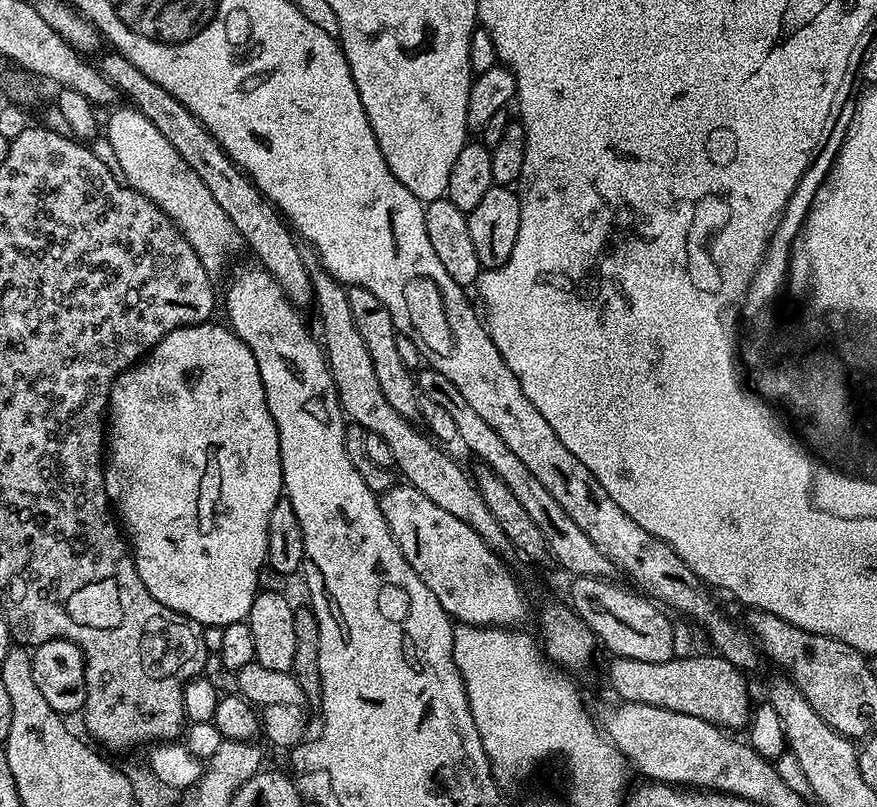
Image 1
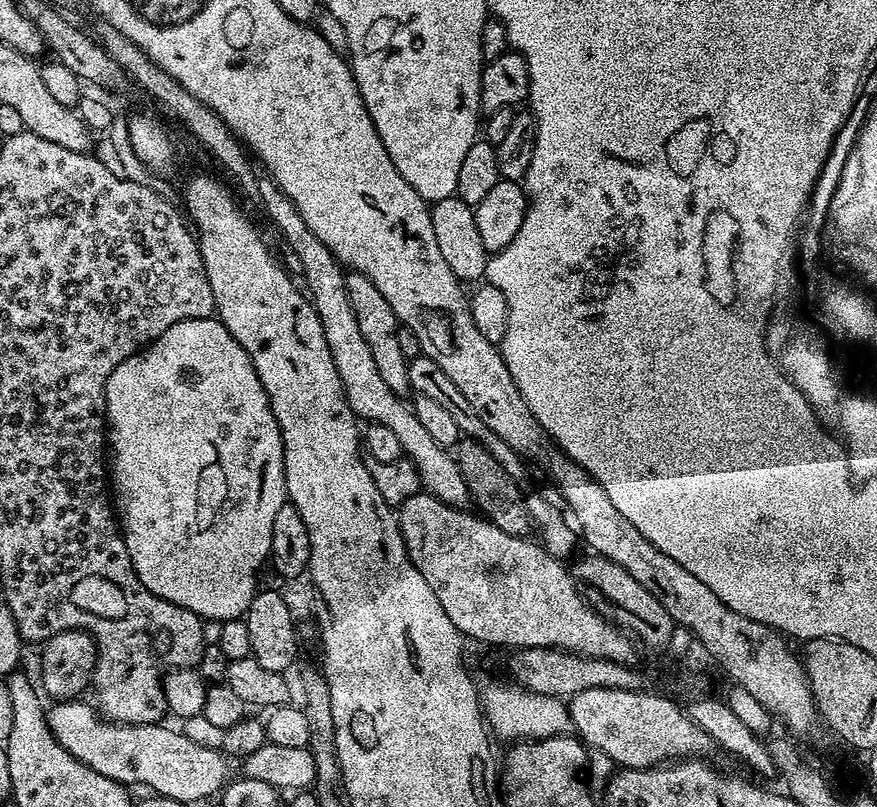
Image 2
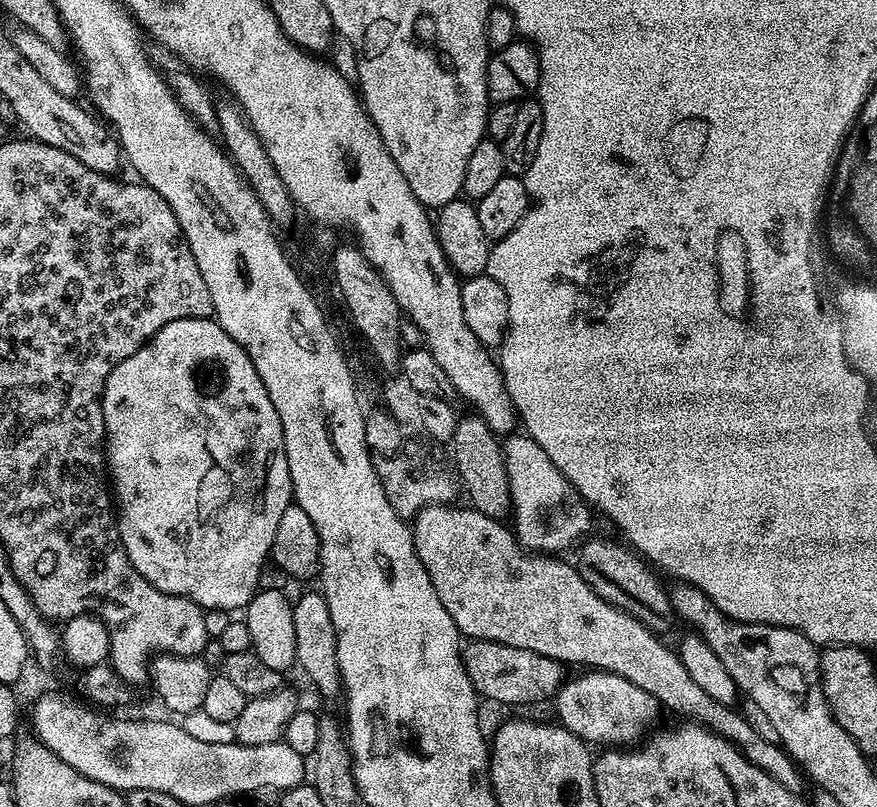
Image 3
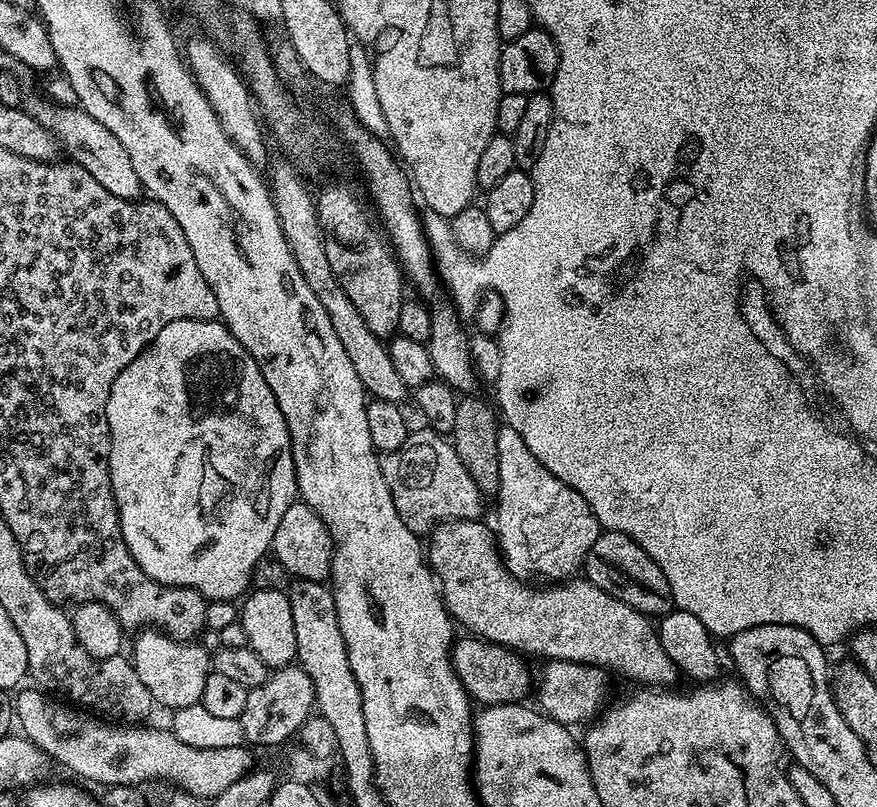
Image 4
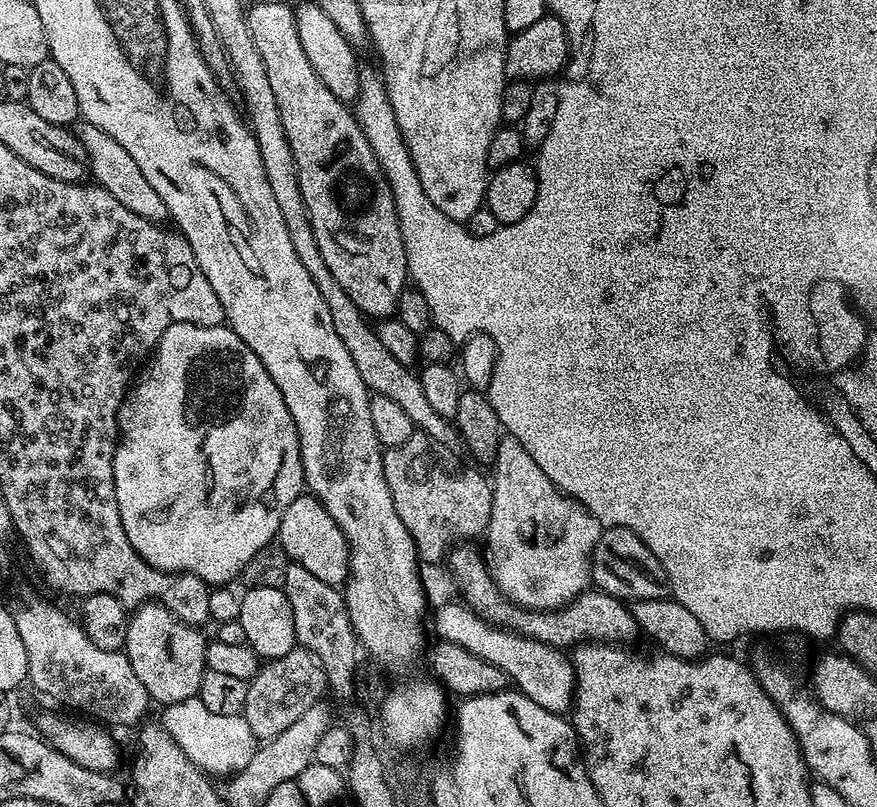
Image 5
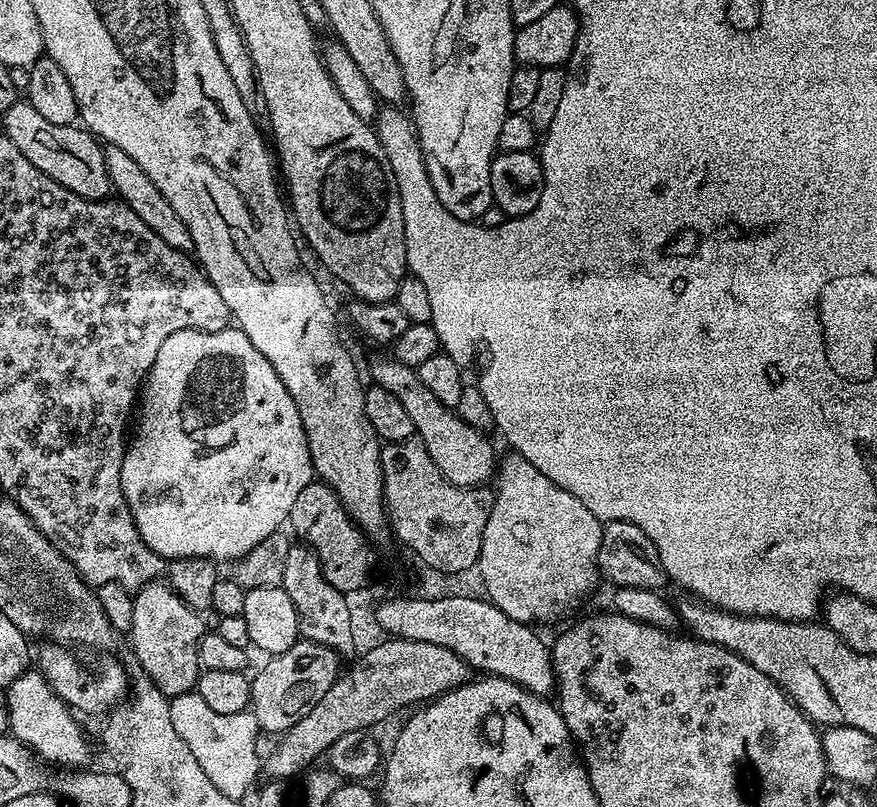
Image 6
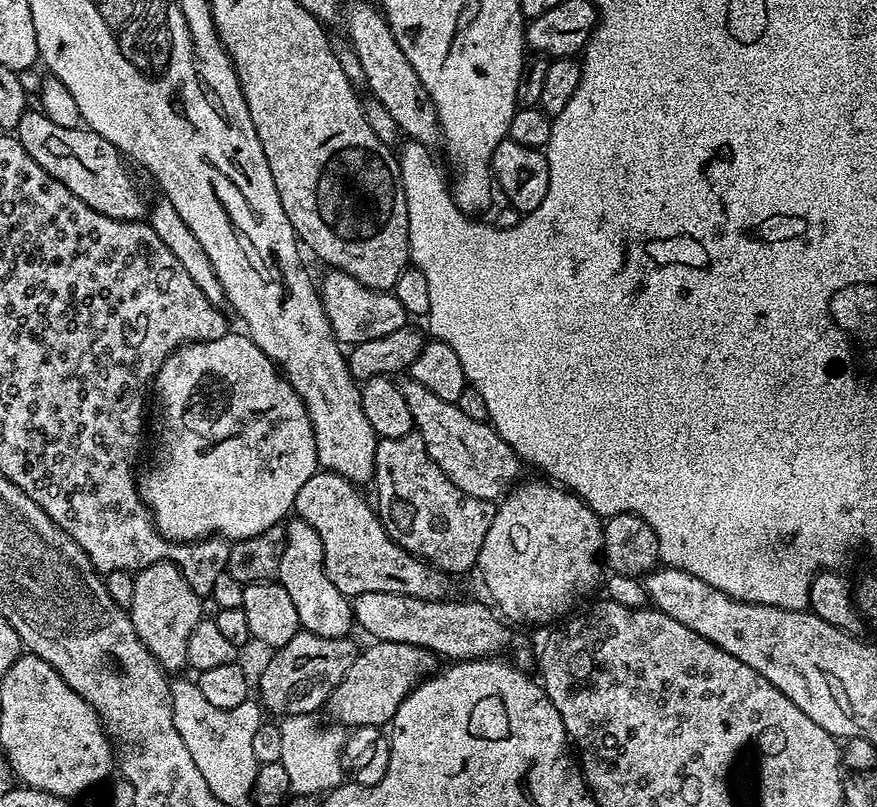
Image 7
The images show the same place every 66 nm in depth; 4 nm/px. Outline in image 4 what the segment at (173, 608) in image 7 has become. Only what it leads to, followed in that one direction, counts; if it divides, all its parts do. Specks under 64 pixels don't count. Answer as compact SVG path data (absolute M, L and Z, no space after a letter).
M144 630L132 644L130 659L142 686L150 690L153 701L167 710L199 704L210 671L210 652L200 642L175 640L163 630Z

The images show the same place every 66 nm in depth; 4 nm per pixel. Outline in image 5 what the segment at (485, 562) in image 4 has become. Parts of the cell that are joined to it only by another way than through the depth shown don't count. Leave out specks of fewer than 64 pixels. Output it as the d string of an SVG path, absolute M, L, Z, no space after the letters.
M456 546L446 557L446 567L456 580L456 587L463 603L473 608L484 620L510 628L523 636L534 638L561 650L572 650L582 644L599 642L602 644L623 645L632 642L638 627L631 616L629 605L615 596L608 596L599 590L587 590L577 596L572 603L555 611L532 611L513 604L500 592L494 578L488 572L485 557L475 552L472 546Z

